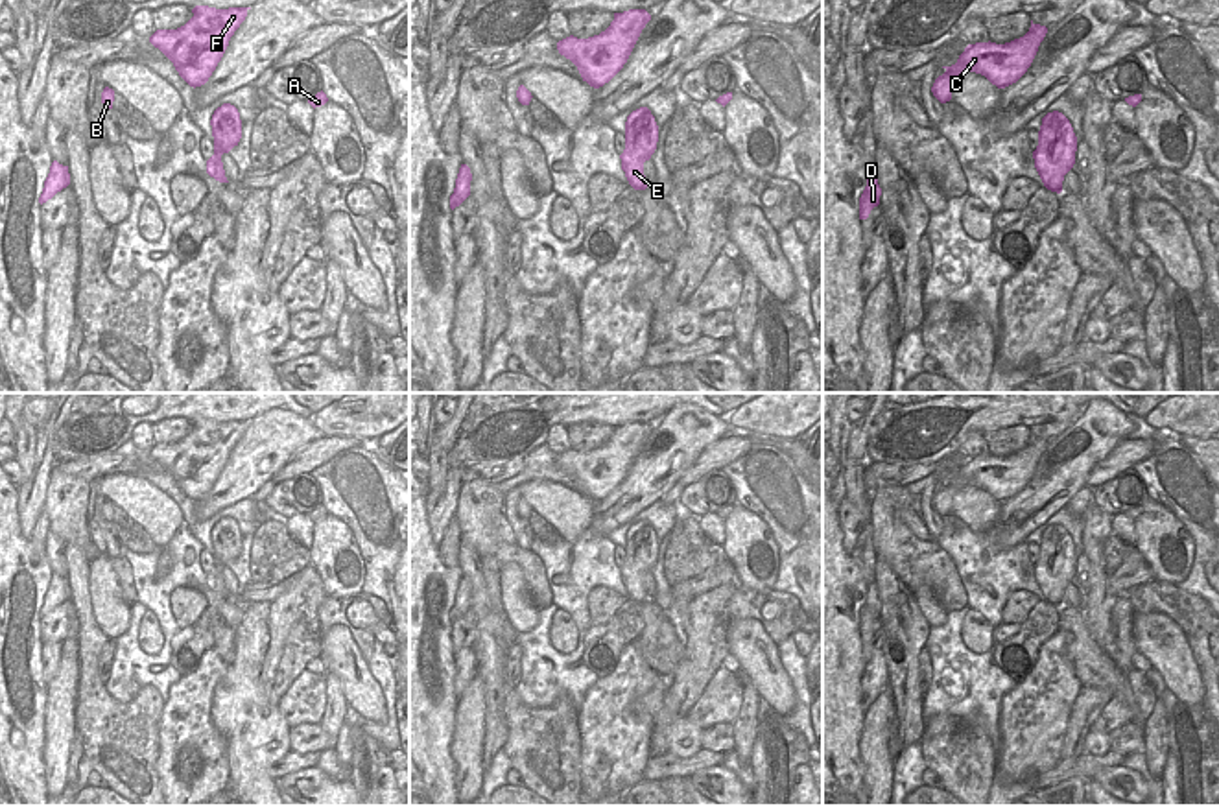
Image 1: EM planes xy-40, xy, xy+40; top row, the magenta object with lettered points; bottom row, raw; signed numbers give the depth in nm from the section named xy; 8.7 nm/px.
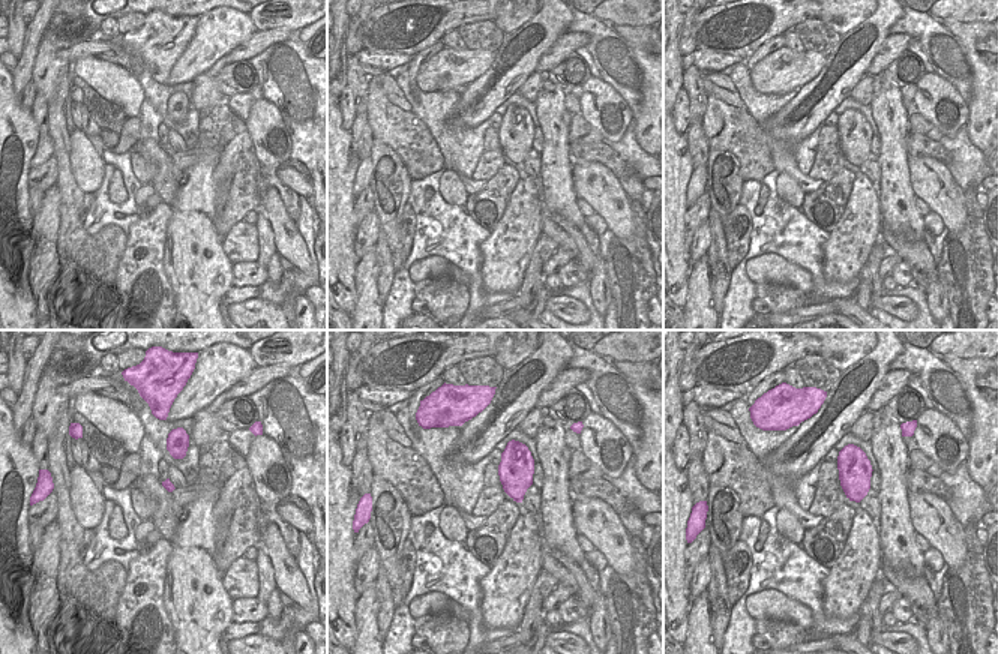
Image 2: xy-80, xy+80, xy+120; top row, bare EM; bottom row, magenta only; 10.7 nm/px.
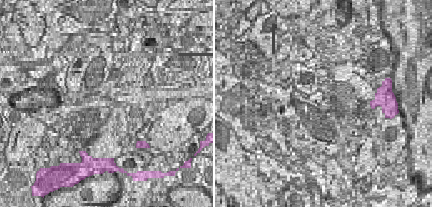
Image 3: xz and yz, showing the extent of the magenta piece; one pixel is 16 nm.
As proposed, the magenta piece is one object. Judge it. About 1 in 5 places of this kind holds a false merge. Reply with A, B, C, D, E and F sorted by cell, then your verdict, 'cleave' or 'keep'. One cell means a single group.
groups A B C D E F; keep

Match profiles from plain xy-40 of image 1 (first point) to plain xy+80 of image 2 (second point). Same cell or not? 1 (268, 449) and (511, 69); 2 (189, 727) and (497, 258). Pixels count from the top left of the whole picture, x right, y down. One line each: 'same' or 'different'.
1: same
2: same

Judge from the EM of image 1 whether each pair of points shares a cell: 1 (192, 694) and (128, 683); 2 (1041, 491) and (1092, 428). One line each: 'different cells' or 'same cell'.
1: different cells
2: same cell

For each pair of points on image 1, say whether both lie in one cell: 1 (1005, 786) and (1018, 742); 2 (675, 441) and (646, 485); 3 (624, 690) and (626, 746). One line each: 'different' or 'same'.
1: different
2: same
3: same

